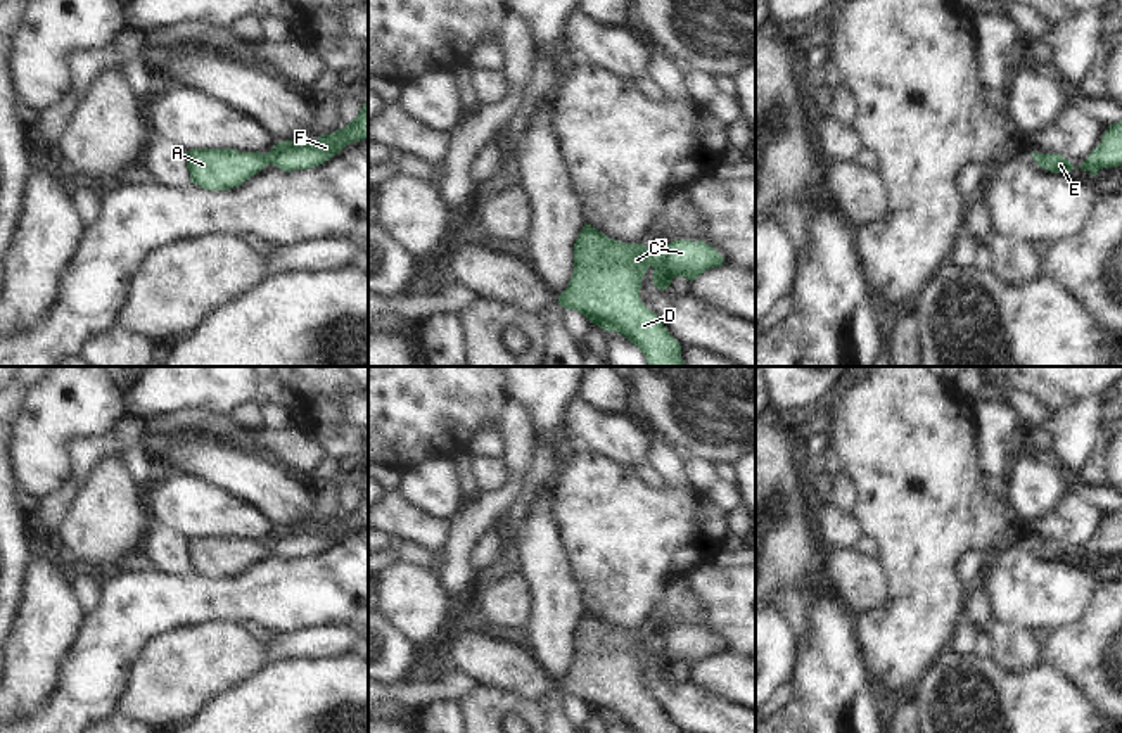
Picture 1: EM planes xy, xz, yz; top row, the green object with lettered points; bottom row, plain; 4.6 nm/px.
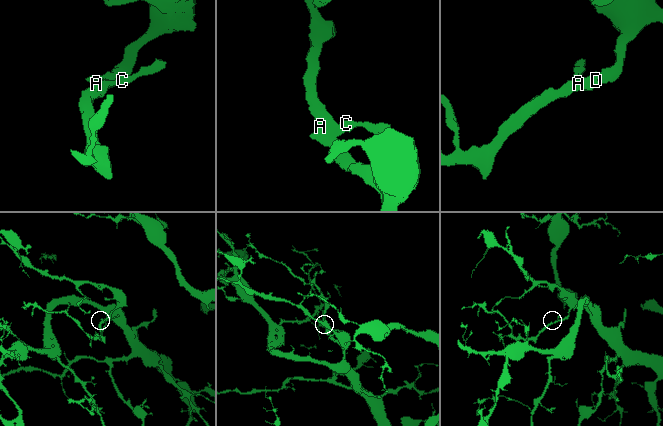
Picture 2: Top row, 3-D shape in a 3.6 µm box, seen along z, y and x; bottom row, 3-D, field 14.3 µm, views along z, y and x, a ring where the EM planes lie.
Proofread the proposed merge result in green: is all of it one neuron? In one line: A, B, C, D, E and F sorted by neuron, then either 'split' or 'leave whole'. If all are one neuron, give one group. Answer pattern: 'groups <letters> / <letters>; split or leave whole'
groups A B C D E F; leave whole

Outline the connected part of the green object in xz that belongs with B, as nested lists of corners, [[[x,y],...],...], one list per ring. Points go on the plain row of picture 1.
[[[584,610],[574,631],[574,660],[558,692],[579,698],[605,719],[619,719],[634,733],[679,733],[640,686],[647,657],[653,655],[653,672],[666,678],[674,664],[693,669],[723,650],[704,628],[673,628],[653,643],[643,631],[609,626]]]

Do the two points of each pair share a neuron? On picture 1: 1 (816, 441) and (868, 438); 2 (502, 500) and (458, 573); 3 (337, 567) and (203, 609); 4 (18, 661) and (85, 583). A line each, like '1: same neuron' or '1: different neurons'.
1: different neurons
2: same neuron
3: same neuron
4: different neurons

